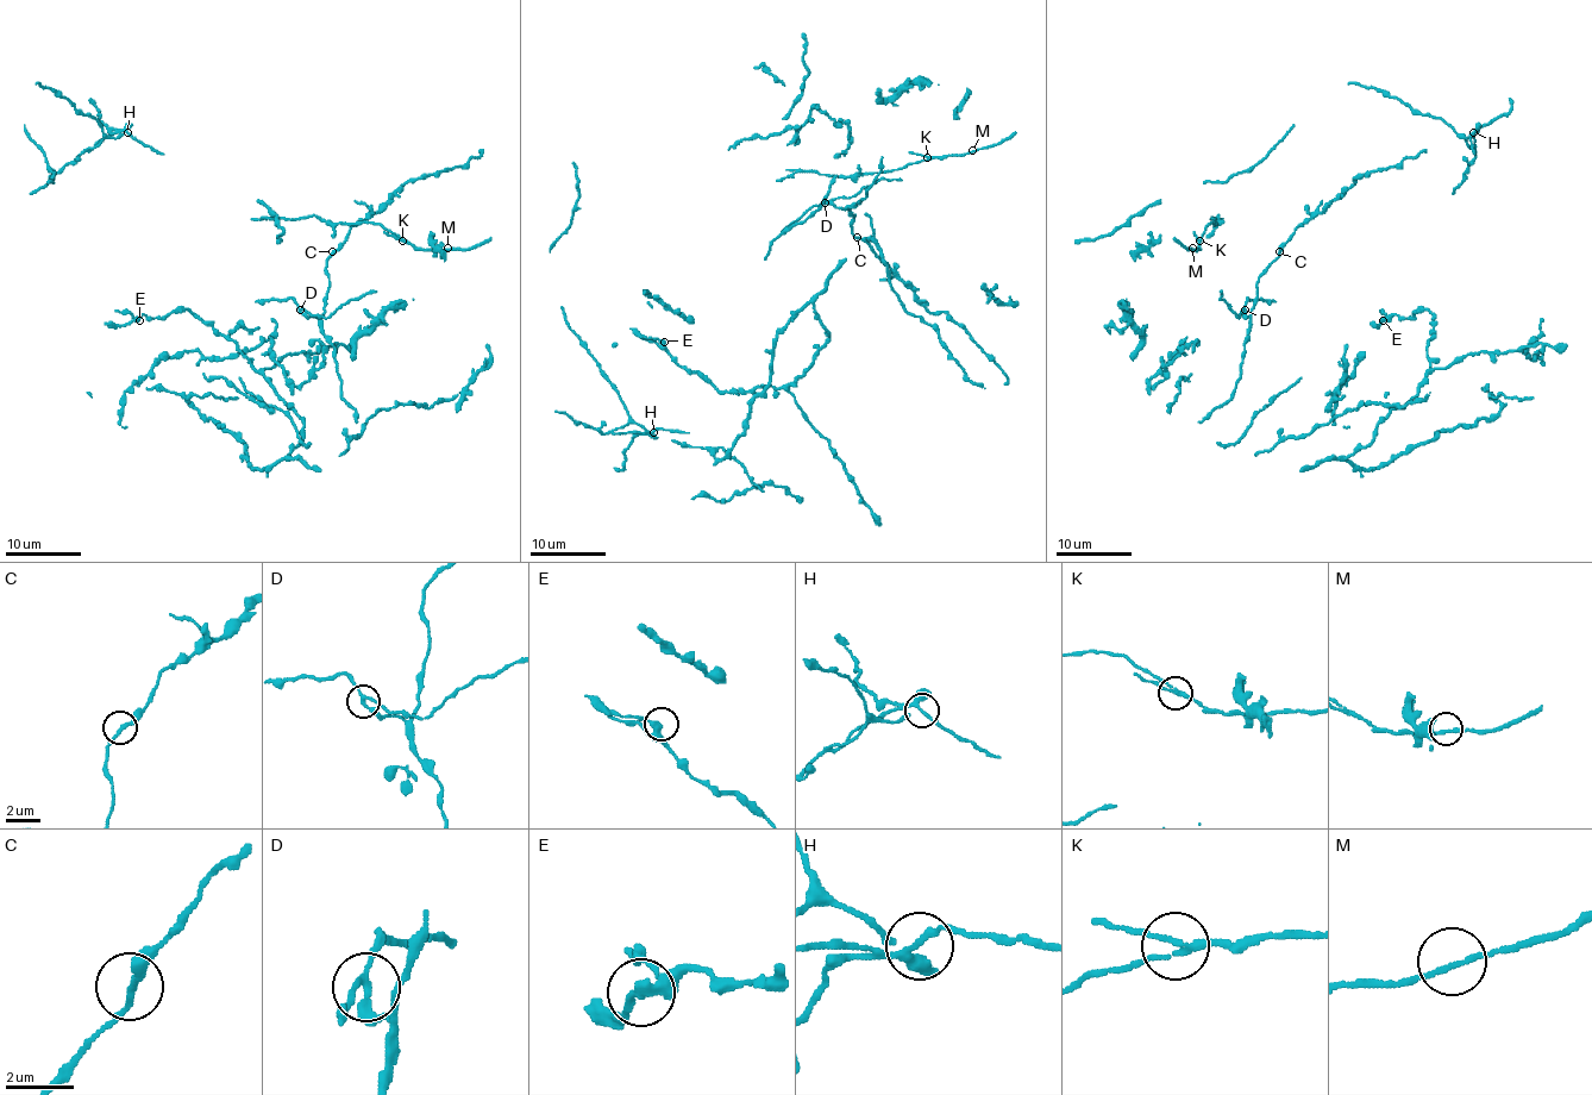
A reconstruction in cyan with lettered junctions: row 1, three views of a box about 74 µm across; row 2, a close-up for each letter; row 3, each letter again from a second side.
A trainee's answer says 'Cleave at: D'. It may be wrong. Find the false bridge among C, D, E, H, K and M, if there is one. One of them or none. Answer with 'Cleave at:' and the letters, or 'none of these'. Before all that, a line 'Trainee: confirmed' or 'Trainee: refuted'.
Trainee: confirmed
Cleave at: D

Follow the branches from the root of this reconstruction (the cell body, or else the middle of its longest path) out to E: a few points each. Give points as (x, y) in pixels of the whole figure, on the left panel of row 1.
E: (288, 455), (302, 440), (304, 423), (232, 340), (188, 311), (173, 311), (155, 318), (143, 314), (139, 320)

